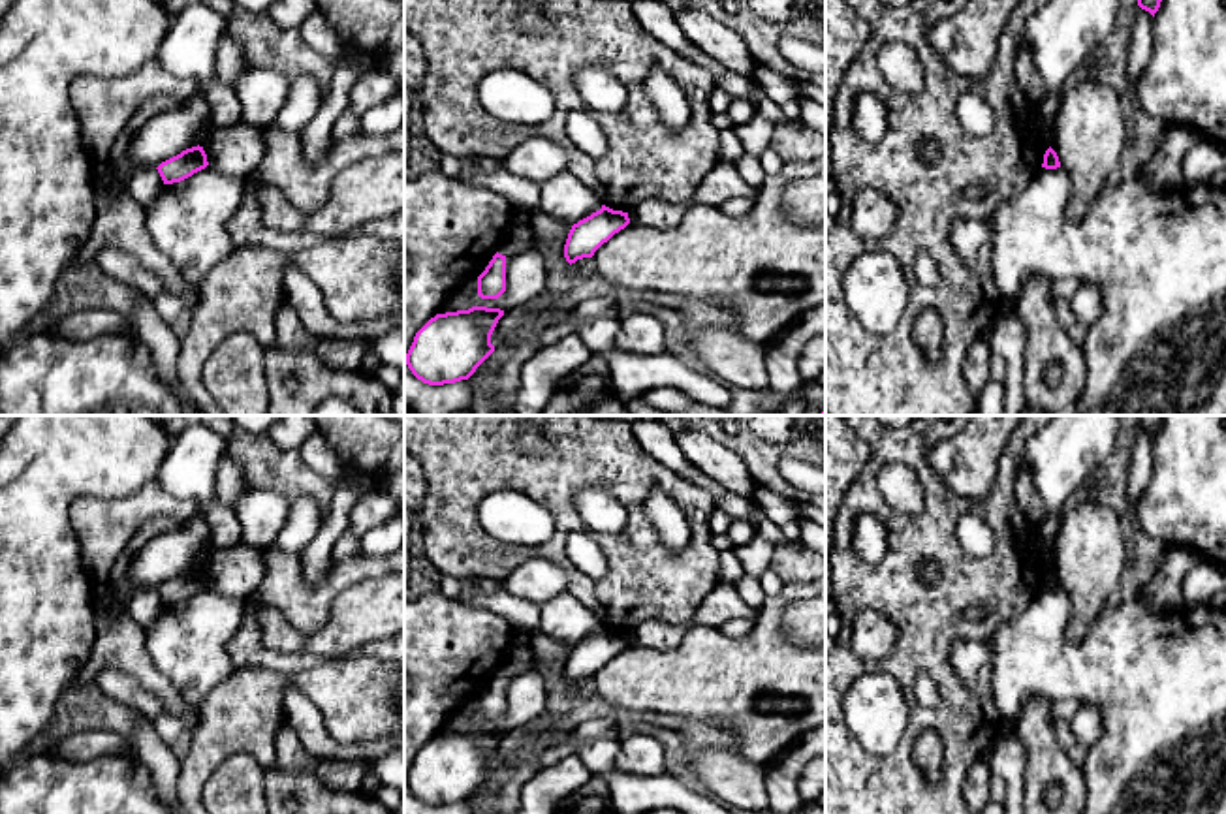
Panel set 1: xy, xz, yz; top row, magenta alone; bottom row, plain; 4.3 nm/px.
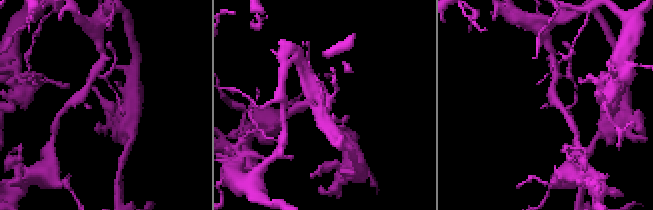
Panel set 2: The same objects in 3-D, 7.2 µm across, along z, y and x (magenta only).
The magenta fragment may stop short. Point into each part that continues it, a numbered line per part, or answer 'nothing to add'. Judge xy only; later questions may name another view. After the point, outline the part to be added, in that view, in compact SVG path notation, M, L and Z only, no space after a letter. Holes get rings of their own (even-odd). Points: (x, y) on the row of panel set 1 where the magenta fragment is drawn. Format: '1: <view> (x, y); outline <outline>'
nothing to add

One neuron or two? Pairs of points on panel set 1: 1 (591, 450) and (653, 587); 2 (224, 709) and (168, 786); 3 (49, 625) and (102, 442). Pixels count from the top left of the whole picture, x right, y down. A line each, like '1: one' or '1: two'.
1: one
2: two
3: one

